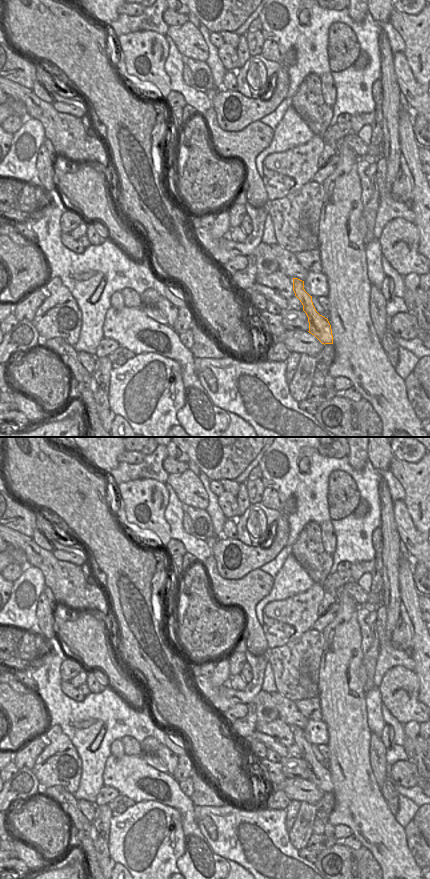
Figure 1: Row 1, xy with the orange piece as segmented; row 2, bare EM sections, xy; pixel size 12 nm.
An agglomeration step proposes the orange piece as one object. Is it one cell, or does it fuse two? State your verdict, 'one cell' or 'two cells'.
one cell

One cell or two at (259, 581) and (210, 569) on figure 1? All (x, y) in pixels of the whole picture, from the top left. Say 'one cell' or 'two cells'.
one cell

